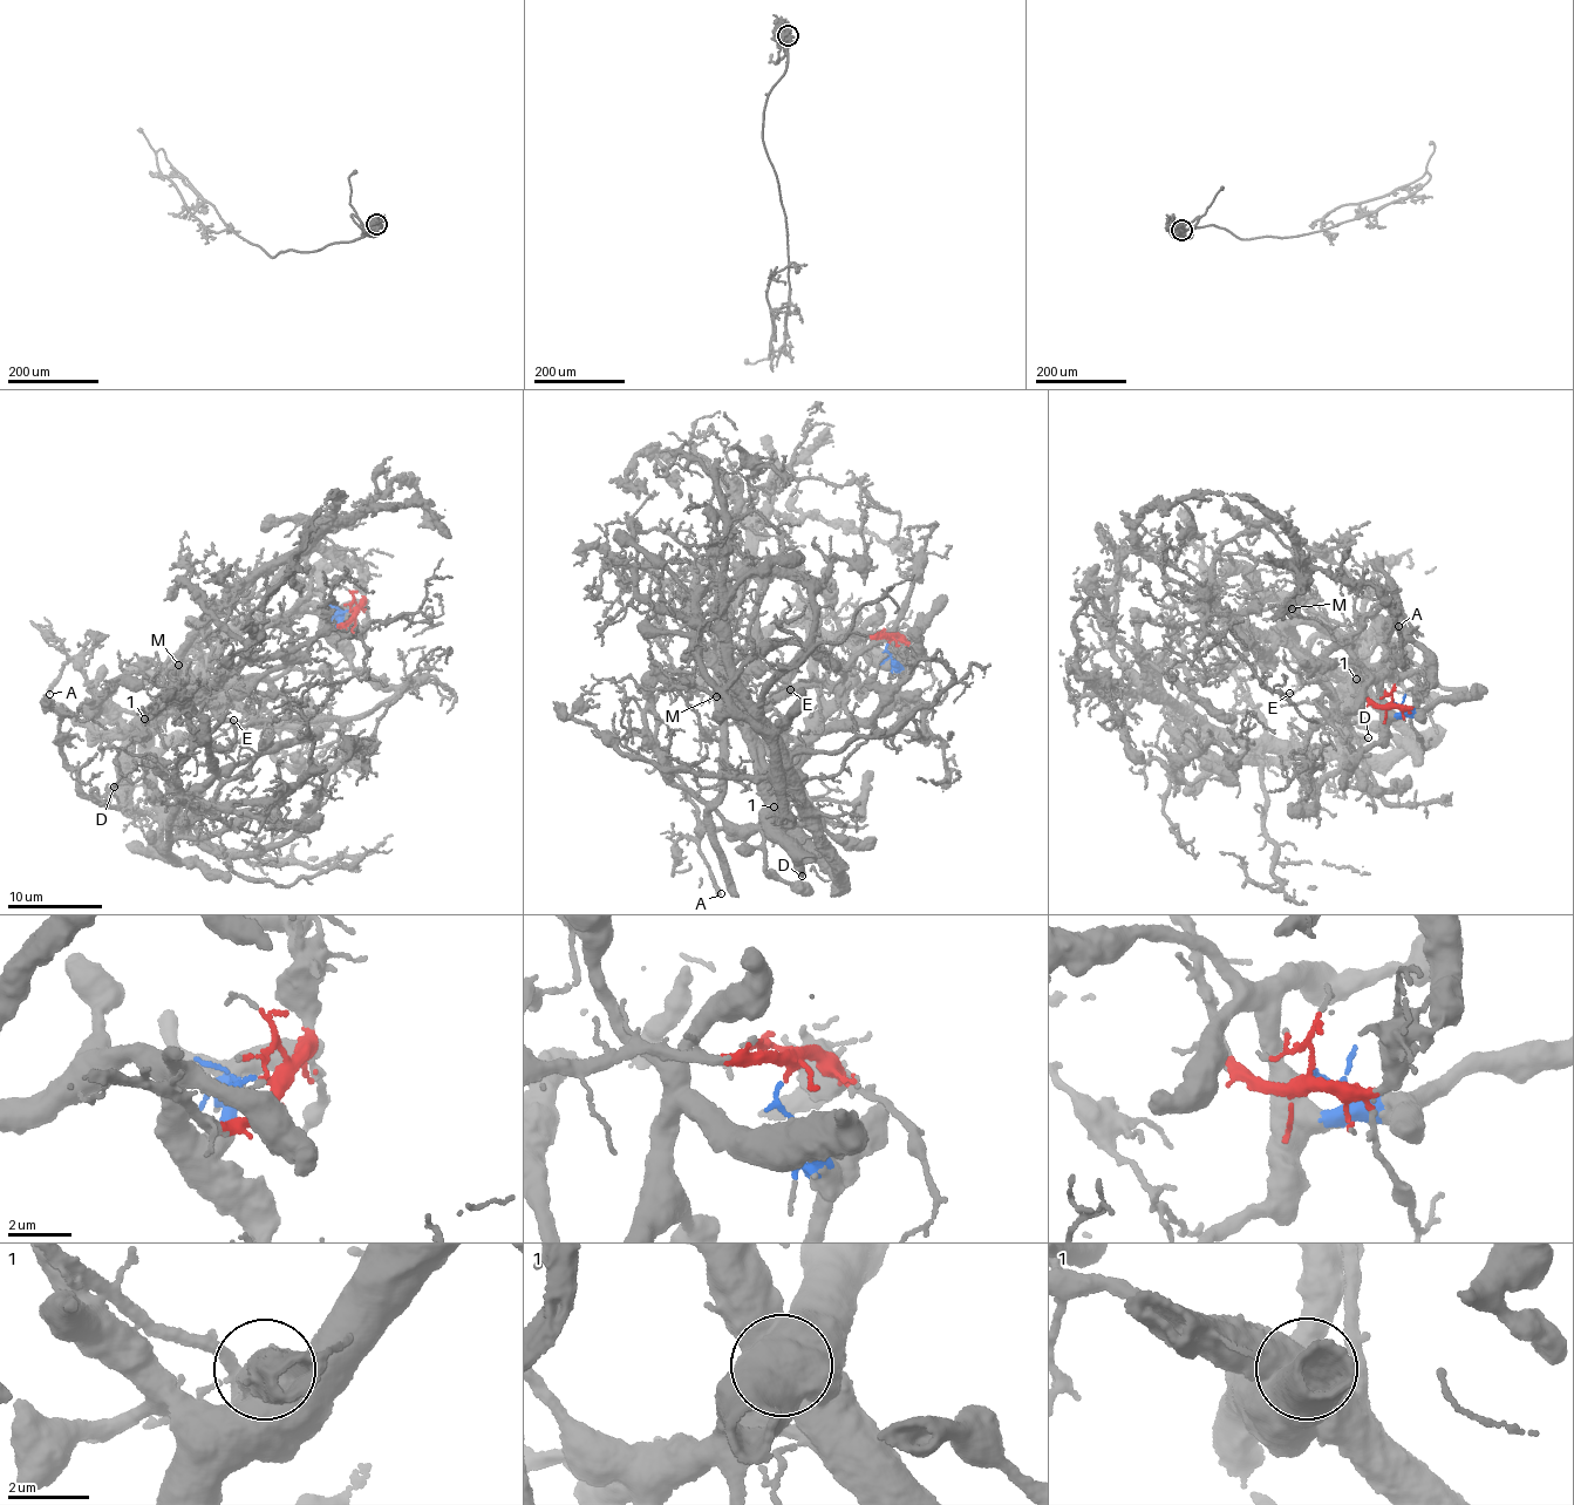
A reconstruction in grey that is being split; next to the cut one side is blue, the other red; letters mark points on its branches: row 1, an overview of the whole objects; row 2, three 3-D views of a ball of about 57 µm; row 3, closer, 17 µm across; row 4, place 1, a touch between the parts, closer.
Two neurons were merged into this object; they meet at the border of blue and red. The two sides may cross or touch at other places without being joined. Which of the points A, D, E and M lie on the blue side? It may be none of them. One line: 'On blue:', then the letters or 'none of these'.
On blue: D

